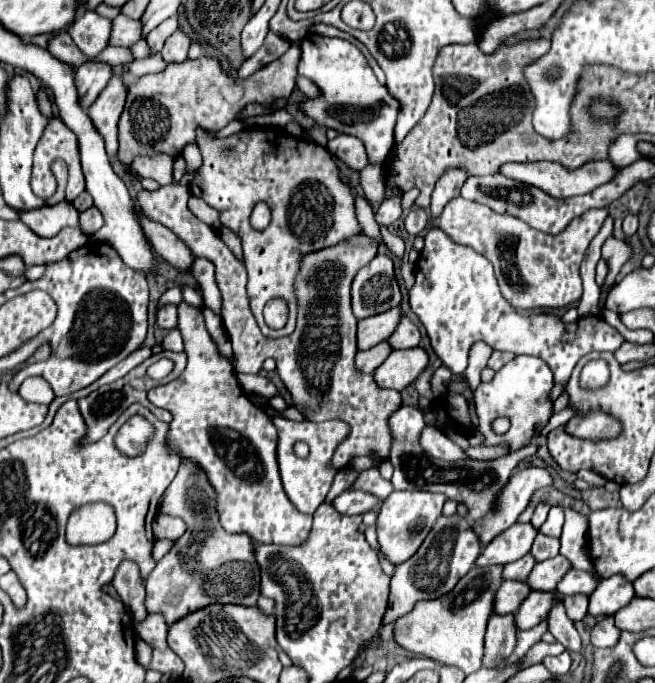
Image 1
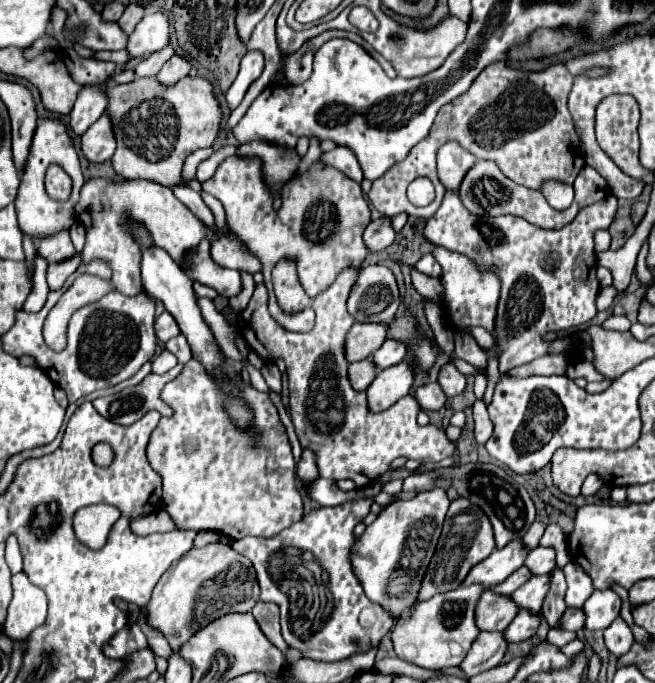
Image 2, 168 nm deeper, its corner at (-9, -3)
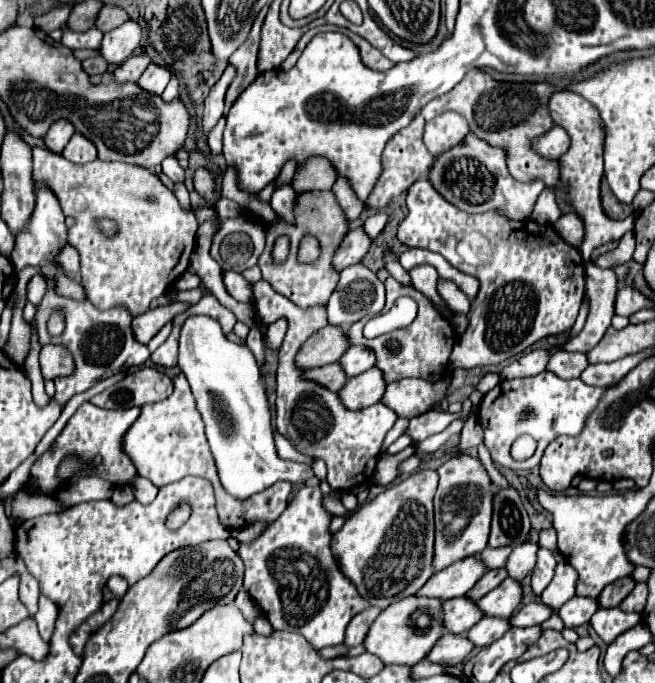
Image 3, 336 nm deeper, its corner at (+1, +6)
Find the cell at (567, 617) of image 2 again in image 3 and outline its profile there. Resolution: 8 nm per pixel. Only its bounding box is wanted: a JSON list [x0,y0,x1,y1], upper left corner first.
[510,603,556,627]

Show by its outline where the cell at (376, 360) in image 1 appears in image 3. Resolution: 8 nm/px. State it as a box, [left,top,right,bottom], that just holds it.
[306,363,348,391]

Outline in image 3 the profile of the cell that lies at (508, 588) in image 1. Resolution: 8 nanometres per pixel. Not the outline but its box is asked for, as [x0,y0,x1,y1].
[444,597,484,635]

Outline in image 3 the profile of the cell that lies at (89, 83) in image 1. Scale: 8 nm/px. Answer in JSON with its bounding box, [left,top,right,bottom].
[44,119,74,153]

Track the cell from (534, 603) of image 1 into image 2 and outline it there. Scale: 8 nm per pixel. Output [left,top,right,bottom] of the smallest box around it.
[502,612,538,644]

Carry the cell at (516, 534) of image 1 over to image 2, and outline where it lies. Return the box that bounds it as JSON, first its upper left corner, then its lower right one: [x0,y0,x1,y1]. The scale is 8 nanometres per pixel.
[462,540,528,588]

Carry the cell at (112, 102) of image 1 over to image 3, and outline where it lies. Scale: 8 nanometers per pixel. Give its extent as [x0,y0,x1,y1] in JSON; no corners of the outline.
[62,133,98,163]

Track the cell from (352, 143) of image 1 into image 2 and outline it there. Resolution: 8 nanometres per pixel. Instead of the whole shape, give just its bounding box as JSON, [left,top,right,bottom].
[320,148,364,182]

